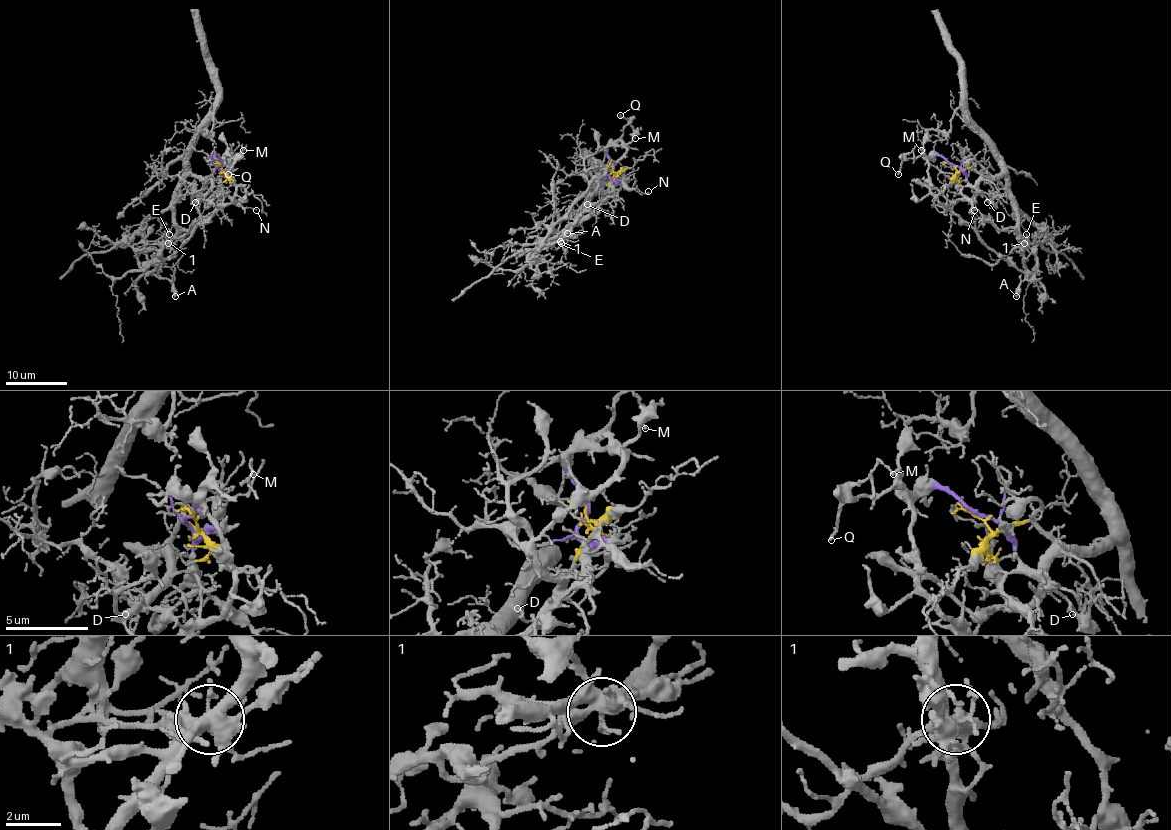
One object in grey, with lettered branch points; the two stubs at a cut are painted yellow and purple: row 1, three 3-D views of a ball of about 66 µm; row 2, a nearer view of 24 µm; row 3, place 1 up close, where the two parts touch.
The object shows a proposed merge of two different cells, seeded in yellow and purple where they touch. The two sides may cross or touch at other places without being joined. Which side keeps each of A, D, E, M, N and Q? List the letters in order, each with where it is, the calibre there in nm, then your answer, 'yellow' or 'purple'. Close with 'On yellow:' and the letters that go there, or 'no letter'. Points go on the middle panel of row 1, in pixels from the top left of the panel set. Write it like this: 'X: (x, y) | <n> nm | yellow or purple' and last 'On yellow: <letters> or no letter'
A: (567, 233) | 360 nm | purple
D: (587, 204) | 90 nm | yellow
E: (561, 243) | 160 nm | yellow
M: (635, 138) | 100 nm | purple
N: (648, 191) | 100 nm | purple
Q: (620, 115) | 160 nm | purple
On yellow: D, E

